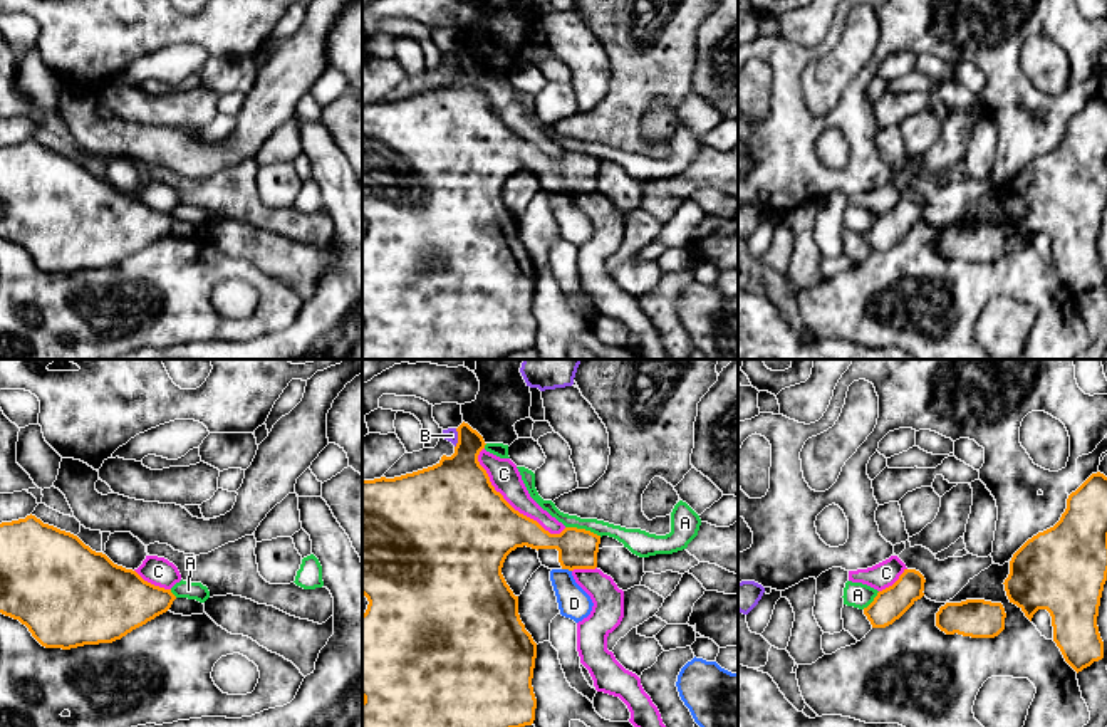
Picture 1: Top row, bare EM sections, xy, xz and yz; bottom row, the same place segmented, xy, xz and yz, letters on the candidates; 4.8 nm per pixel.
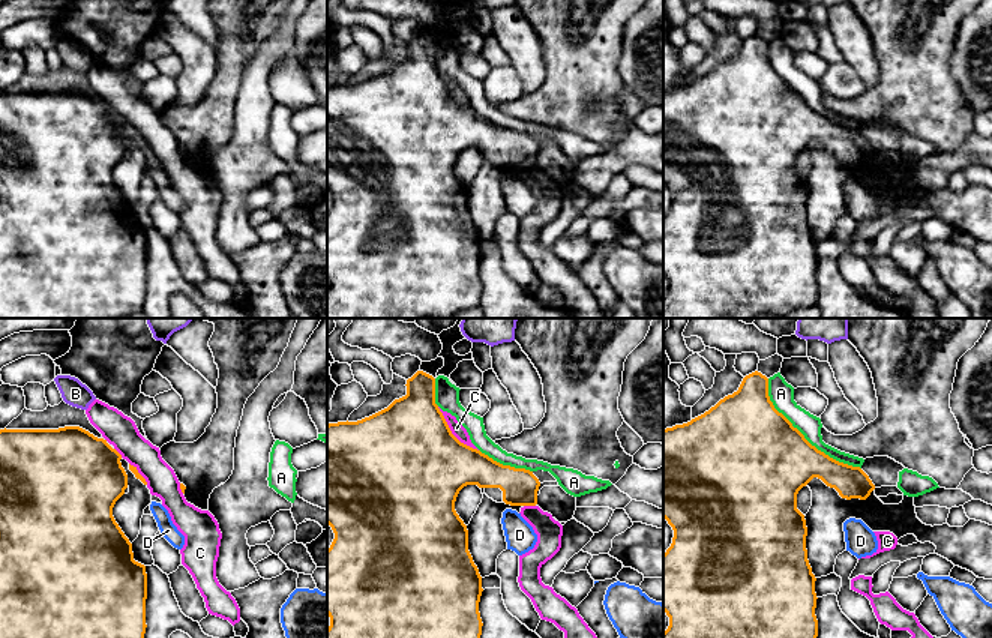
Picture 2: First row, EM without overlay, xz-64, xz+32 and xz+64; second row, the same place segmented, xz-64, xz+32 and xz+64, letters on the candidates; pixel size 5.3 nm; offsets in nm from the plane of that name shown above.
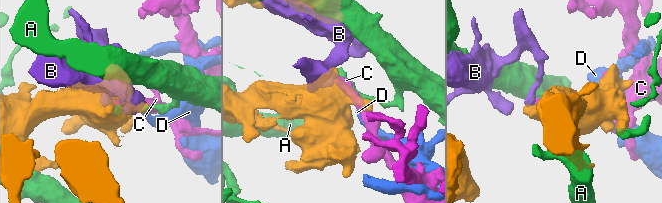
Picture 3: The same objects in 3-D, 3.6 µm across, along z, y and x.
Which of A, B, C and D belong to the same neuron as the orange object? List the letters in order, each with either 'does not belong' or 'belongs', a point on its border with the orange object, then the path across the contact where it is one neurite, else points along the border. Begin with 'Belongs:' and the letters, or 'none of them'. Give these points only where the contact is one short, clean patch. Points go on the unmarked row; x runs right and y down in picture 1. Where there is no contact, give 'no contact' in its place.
Belongs: none of them
A: does not belong; contact xz (584, 153)
B: does not belong; contact xz (458, 62)
C: does not belong; contact xz (510, 130)
D: does not belong; contact xz (567, 192); border xz (562, 192), (571, 195)

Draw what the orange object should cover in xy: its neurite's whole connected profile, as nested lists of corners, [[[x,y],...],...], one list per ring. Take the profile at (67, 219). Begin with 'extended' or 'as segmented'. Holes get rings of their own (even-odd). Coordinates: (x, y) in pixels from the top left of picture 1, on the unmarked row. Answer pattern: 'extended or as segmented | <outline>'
as segmented | [[[32,138],[0,148],[0,237],[25,248],[45,272],[112,267],[166,237],[174,223],[171,213],[144,205]]]

